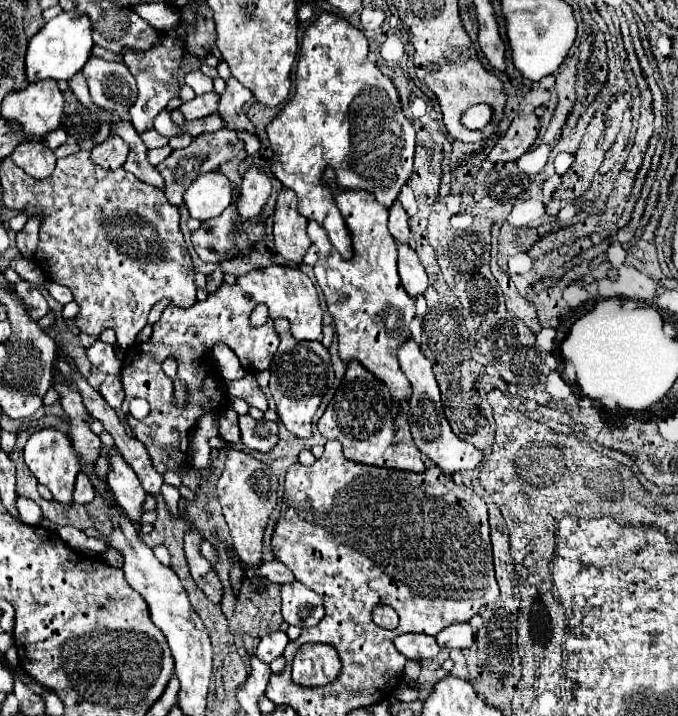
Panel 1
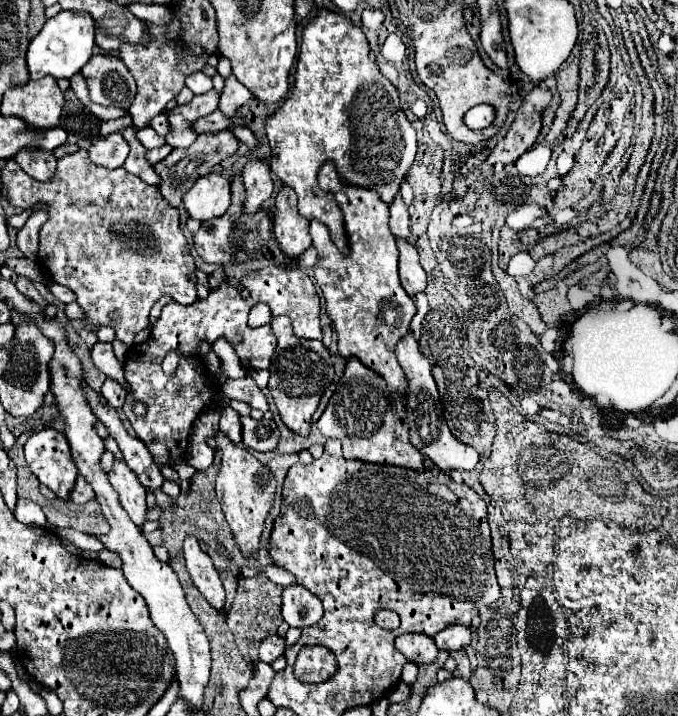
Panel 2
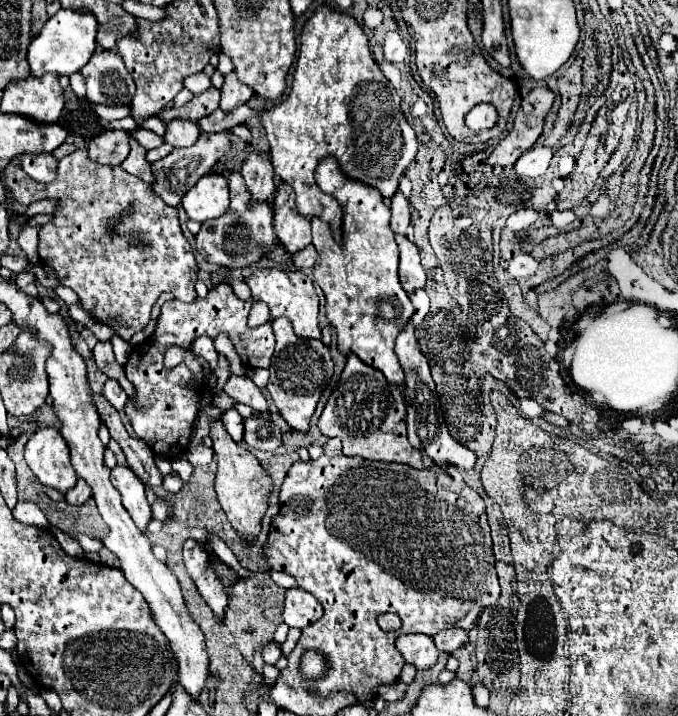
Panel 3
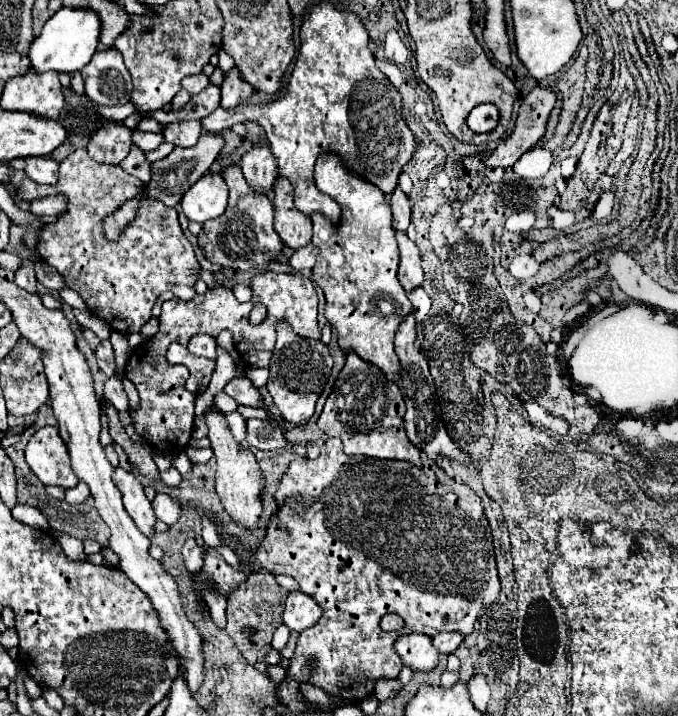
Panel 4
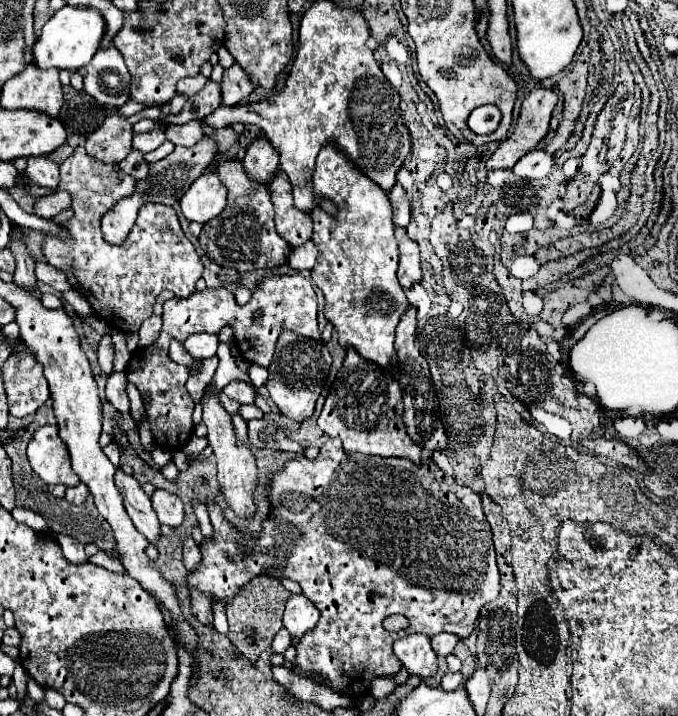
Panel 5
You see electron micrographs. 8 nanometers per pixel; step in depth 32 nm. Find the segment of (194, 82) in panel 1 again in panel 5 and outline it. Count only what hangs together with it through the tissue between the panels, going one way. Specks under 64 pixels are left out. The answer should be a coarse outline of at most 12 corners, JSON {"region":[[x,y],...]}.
{"region":[[202,74],[178,82],[178,94],[200,92],[208,78]]}

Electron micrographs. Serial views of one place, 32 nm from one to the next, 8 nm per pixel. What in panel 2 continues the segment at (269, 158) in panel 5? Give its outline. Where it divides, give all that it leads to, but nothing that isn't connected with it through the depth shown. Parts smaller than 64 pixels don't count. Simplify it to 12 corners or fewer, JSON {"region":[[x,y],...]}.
{"region":[[250,160],[242,172],[244,214],[254,214],[272,194],[266,160]]}

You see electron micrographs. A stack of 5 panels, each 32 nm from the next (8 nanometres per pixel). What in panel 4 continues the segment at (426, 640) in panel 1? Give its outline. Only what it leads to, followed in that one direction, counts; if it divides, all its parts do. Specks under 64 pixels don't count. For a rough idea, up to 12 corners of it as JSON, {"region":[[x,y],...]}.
{"region":[[406,634],[394,644],[414,672],[430,672],[438,650],[426,634]]}

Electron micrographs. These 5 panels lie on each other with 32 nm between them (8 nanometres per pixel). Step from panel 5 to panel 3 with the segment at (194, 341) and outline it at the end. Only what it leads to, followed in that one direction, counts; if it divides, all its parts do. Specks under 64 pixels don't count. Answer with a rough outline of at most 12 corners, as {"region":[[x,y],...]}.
{"region":[[196,340],[194,354],[206,358],[210,372],[218,368],[214,342]]}

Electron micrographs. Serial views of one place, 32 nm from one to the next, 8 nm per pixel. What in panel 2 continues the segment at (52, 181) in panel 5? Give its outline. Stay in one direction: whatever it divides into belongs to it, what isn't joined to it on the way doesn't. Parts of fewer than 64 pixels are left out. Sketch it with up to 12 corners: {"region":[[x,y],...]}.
{"region":[[22,148],[16,164],[32,178],[52,180],[56,158],[42,148]]}

